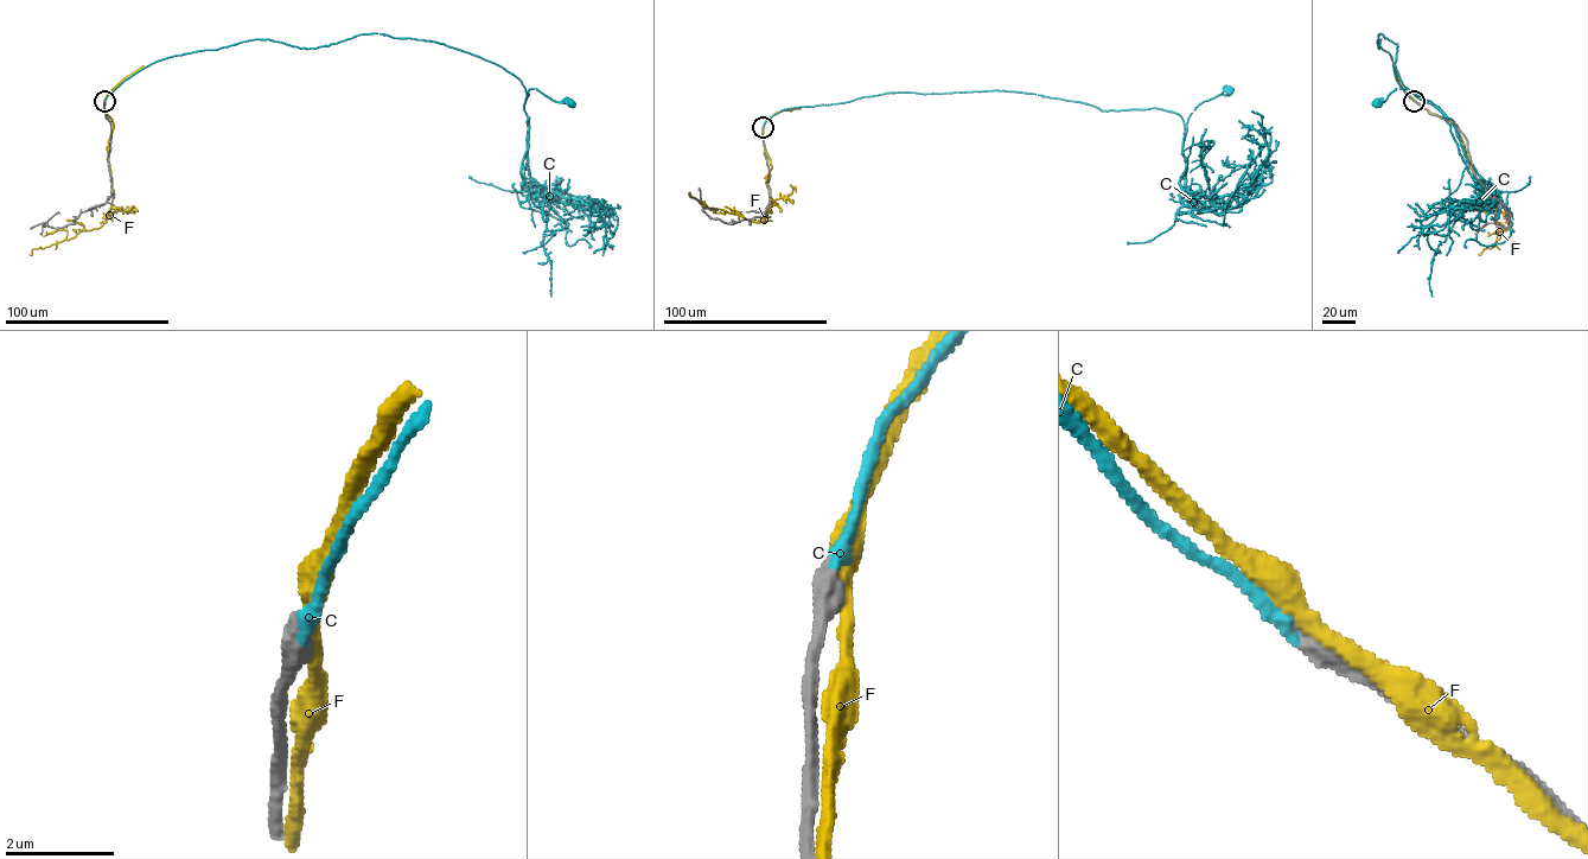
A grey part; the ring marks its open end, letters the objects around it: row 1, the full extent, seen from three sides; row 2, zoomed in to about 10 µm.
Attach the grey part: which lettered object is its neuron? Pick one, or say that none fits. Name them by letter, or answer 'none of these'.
C

